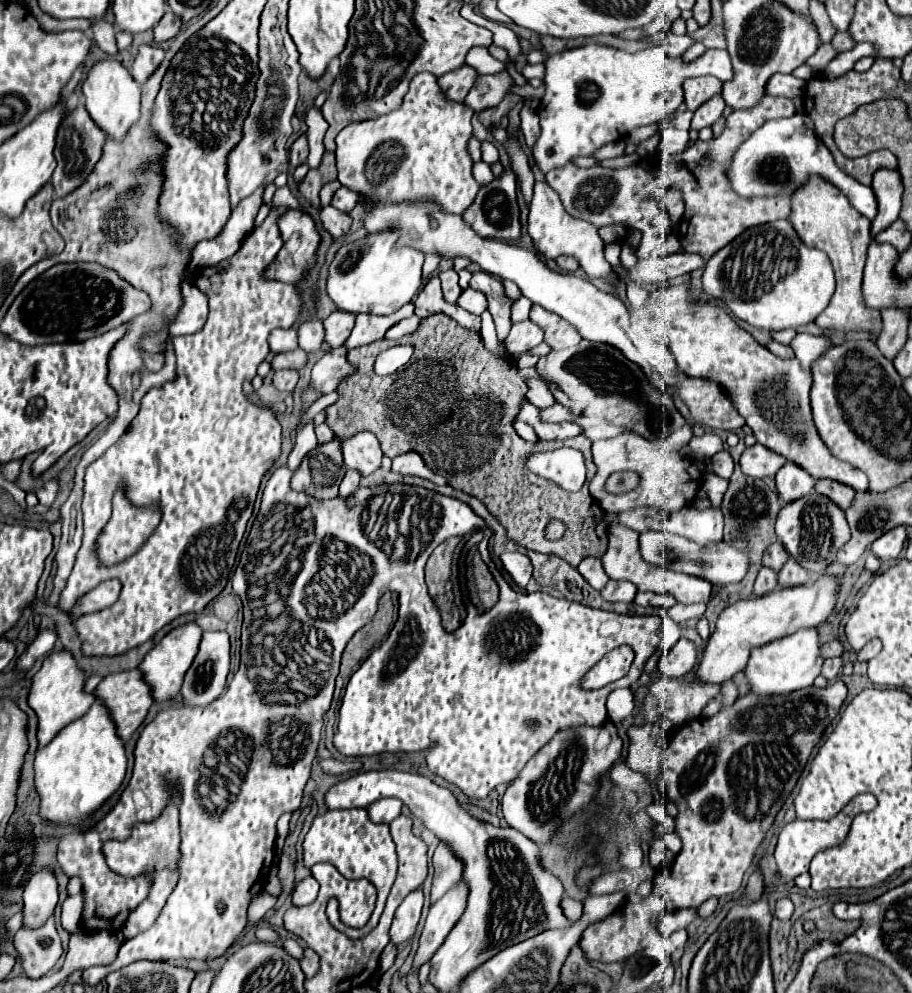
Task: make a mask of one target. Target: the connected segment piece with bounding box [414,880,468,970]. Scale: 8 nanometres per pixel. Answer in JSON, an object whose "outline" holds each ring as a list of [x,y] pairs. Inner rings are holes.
{"outline":[[[460,880],[438,902],[430,906],[430,912],[420,936],[420,948],[414,958],[416,970],[434,956],[434,952],[442,946],[446,936],[450,934],[450,930],[456,926],[456,922],[464,914],[466,898],[468,898],[468,886],[464,880]]]}

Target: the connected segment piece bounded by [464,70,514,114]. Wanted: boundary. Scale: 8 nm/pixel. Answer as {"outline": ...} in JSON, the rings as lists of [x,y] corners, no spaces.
{"outline":[[[506,70],[496,76],[480,76],[480,78],[476,78],[472,90],[468,92],[464,104],[470,106],[470,110],[476,114],[486,108],[494,108],[504,98],[506,90],[512,84],[514,82]]]}

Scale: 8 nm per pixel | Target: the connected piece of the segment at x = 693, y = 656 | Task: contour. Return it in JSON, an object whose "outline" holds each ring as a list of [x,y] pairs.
{"outline":[[[680,638],[668,654],[660,656],[656,670],[660,672],[660,676],[666,678],[682,678],[696,666],[696,662],[698,662],[698,652],[694,642]]]}

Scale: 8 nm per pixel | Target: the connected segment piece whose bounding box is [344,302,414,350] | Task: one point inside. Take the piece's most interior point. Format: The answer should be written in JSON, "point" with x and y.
{"point":[368,328]}

